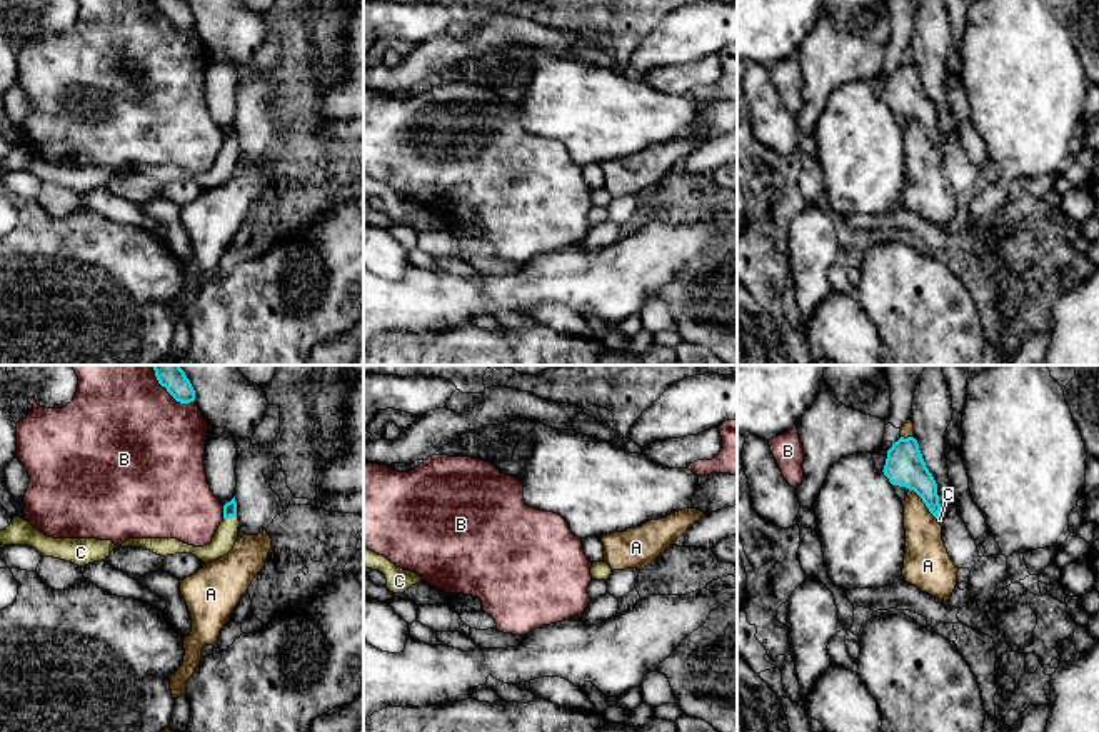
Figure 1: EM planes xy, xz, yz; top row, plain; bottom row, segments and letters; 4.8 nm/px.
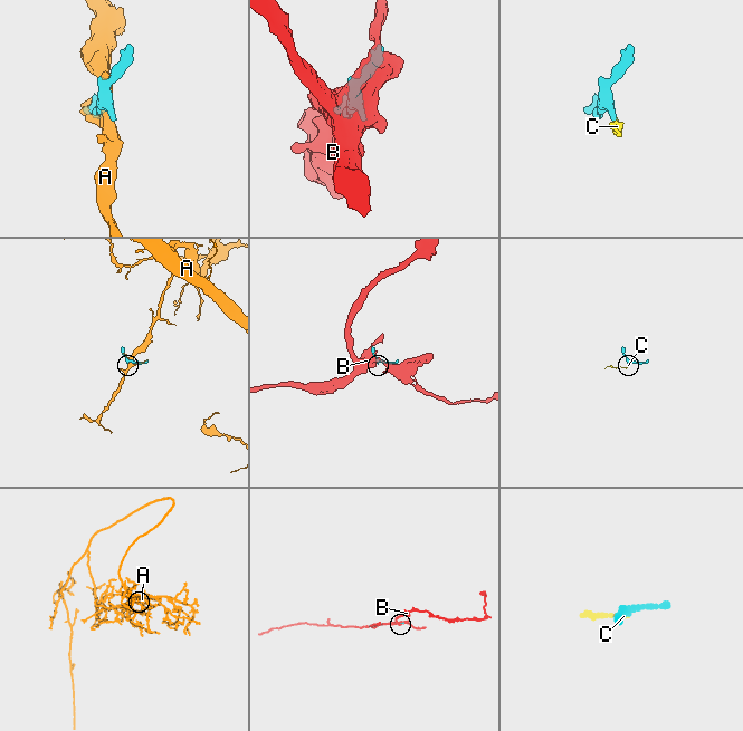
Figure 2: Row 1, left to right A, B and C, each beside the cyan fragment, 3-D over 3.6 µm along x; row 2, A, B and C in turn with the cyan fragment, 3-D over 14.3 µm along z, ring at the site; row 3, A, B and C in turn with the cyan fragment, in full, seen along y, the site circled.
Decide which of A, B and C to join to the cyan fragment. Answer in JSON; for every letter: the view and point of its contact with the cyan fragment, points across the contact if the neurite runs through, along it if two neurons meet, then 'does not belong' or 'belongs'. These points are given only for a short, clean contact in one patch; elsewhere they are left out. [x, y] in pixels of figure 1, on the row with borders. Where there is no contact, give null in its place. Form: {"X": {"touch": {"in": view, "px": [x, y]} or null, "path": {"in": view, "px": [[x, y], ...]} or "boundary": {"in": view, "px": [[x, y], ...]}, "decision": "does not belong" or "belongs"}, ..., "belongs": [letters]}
{"A": {"touch": {"in": "yz", "px": [924, 502]}, "decision": "does not belong"}, "B": {"touch": {"in": "xy", "px": [169, 392]}, "decision": "does not belong"}, "C": {"touch": {"in": "xy", "px": [230, 516]}, "path": {"in": "xy", "px": [[230, 507], [230, 516], [227, 532]]}, "decision": "belongs"}, "belongs": ["C"]}

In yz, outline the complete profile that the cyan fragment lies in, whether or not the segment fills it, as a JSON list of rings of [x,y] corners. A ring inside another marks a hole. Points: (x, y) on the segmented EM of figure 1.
[[[901,437],[892,444],[892,447],[887,450],[882,472],[892,485],[914,490],[922,499],[929,512],[936,519],[941,517],[937,484],[926,467],[919,444],[914,437]]]

